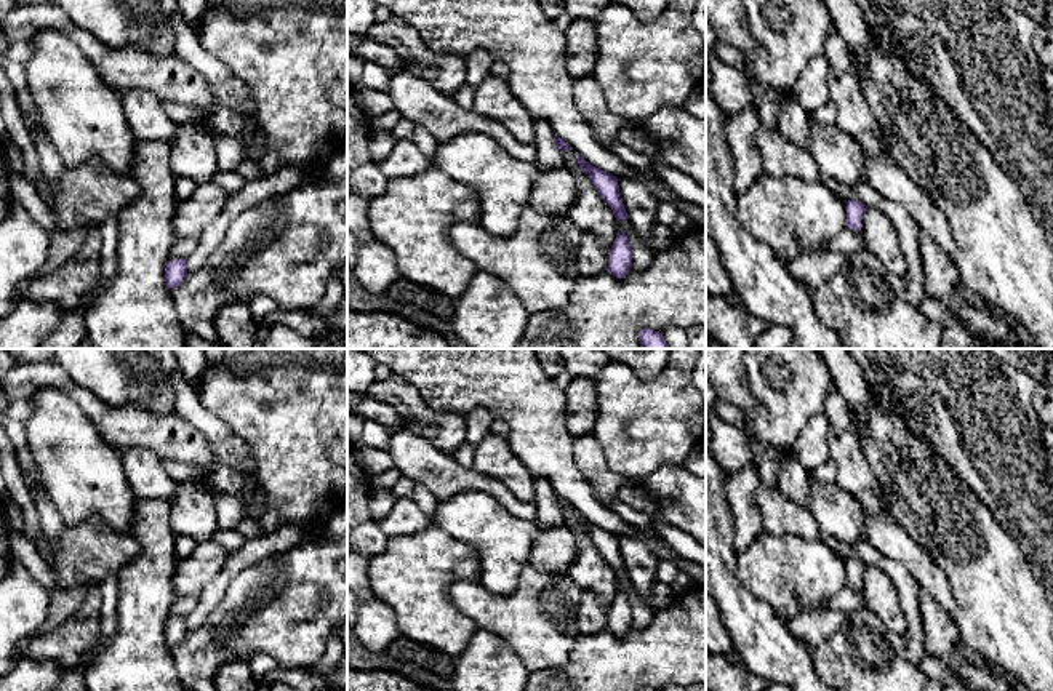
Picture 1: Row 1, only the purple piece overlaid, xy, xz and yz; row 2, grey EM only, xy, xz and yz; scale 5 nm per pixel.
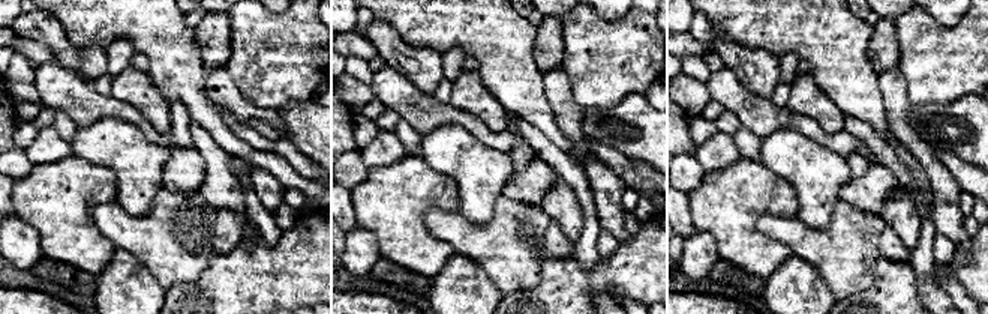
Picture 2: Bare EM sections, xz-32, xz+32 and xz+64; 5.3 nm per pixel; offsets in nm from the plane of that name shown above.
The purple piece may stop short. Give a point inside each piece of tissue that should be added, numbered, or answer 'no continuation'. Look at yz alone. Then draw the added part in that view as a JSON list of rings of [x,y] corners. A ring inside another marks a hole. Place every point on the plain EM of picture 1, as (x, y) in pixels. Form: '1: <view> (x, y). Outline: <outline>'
no continuation

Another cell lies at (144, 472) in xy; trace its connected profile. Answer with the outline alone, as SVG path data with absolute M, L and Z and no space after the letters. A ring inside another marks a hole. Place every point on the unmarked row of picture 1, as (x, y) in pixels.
M141 446L123 449L125 477L136 499L162 499L171 504L176 497L176 481L165 472L155 451Z

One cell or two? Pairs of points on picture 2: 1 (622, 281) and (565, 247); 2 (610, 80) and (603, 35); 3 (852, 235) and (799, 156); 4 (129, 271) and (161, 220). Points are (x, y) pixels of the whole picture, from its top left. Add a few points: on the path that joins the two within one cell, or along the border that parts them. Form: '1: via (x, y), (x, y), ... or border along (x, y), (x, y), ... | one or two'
1: border along (573, 254), (568, 257), (546, 257) | two
2: via (604, 69), (603, 45) | one
3: border along (840, 199), (825, 227), (813, 229), (799, 220) | two
4: border along (104, 268), (117, 250), (126, 250), (161, 284) | two

